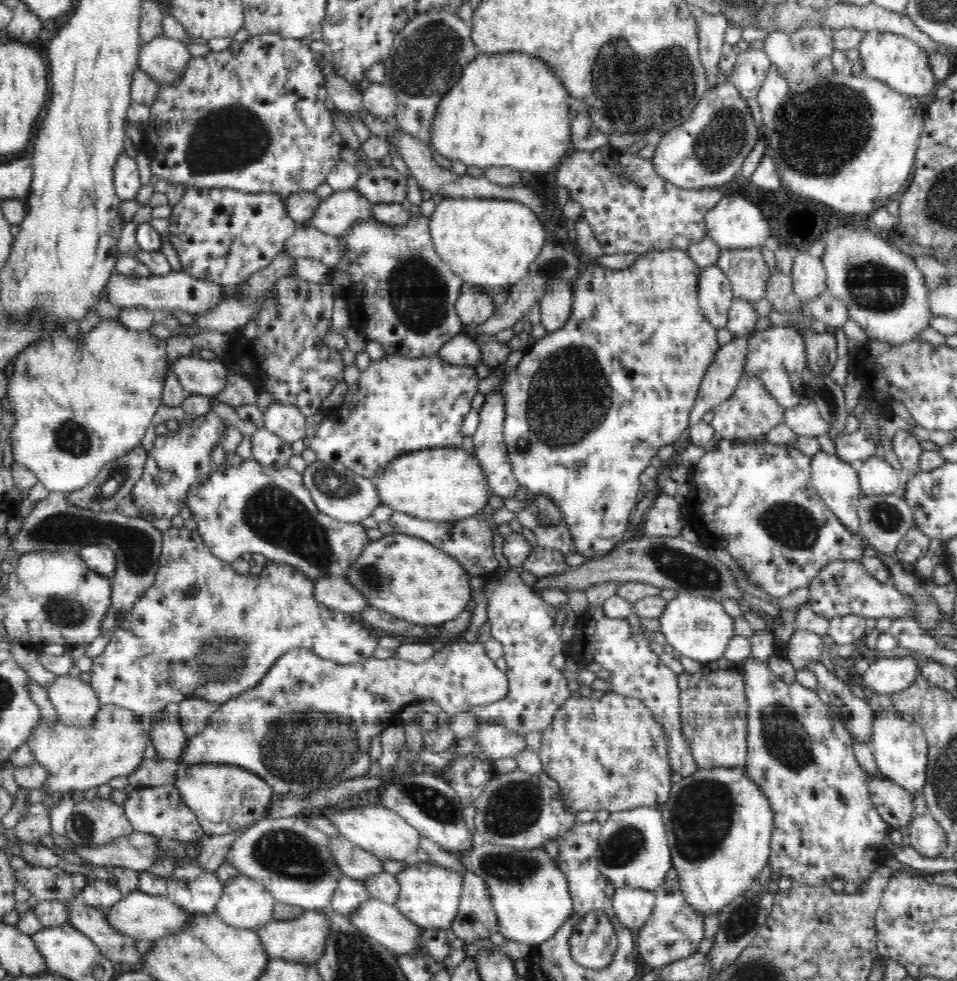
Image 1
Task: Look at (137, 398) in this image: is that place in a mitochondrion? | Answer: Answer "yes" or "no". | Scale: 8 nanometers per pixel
no

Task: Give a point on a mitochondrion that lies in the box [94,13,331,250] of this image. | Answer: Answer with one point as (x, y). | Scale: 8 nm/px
(229, 137)

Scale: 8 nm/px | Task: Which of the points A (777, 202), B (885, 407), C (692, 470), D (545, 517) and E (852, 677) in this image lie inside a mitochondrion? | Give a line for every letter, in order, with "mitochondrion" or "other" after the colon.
A: other
B: other
C: other
D: mitochondrion
E: other

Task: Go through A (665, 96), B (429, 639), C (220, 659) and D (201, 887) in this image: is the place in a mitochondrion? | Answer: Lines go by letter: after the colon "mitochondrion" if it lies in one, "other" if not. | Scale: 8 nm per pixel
A: mitochondrion
B: other
C: mitochondrion
D: other

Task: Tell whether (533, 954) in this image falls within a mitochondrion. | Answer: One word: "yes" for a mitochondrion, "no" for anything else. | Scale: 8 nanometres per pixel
no

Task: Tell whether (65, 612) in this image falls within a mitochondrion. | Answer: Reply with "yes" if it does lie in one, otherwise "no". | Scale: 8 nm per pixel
yes

